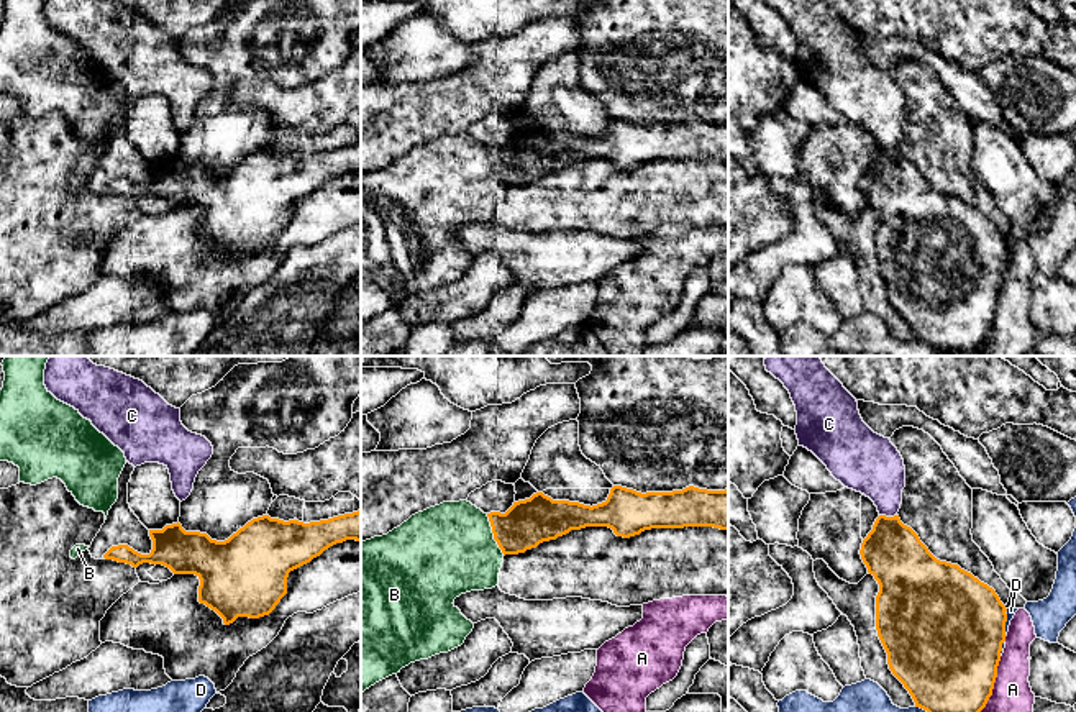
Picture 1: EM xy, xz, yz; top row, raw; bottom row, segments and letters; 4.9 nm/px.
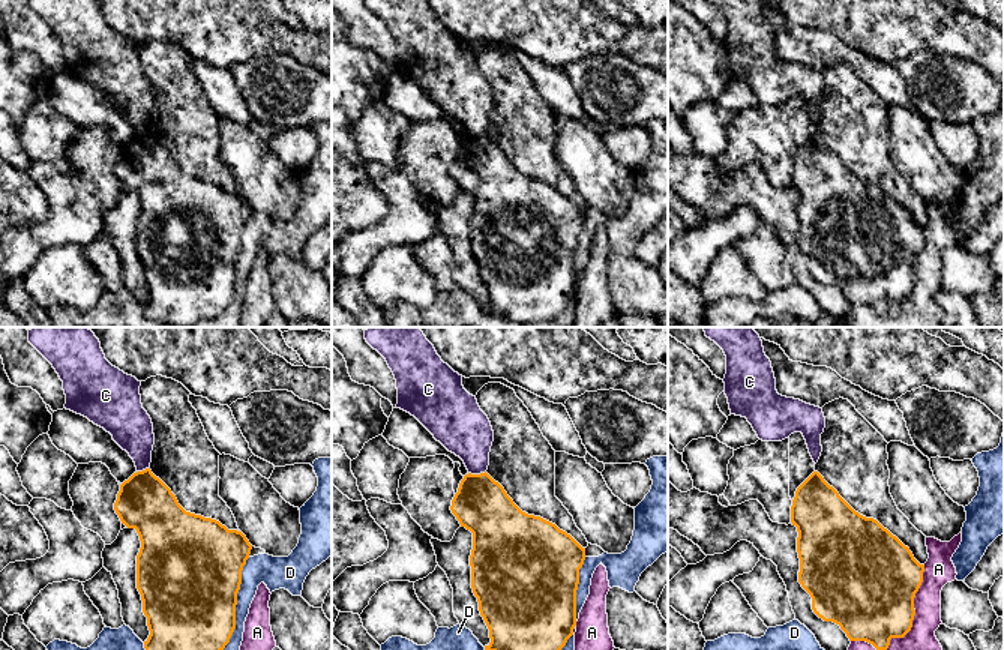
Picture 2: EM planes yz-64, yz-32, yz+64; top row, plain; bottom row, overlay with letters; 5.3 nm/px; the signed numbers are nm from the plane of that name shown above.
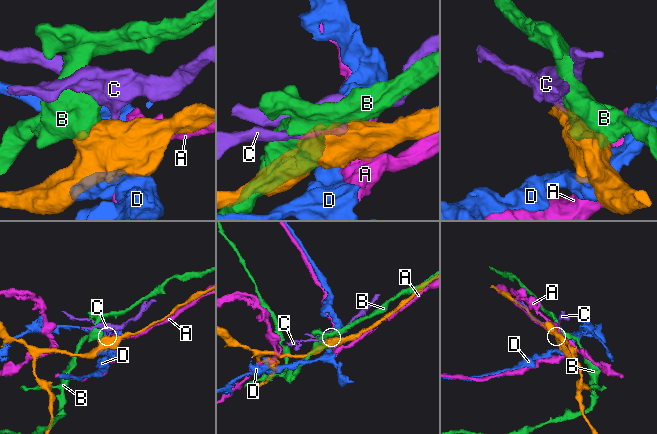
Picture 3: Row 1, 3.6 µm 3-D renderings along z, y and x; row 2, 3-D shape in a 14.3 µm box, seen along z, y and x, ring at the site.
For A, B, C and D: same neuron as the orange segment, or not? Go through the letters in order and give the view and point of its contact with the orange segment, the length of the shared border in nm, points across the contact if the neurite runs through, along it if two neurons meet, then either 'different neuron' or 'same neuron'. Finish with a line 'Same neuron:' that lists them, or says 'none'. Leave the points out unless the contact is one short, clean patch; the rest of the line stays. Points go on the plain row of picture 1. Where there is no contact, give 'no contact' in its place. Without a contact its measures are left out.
A: meets orange in yz at (993, 320); contact 360 nm long; different neuron
B: meets orange in xz at (494, 168); contact 220 nm long; different neuron
C: meets orange in yz at (888, 150); contact 90 nm long; border along yz (879, 146), (896, 148); different neuron
D: meets orange in yz at (1006, 253); contact 140 nm long; different neuron
Same neuron: none

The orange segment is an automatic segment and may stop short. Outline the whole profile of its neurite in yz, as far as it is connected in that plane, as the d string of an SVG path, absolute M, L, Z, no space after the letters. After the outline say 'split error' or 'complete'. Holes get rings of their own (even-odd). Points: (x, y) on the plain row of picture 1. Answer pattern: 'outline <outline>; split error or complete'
outline M879 148L859 187L879 217L876 262L892 307L932 349L974 351L992 328L1007 269L1007 241L996 223L958 197L937 192L899 148Z; complete

